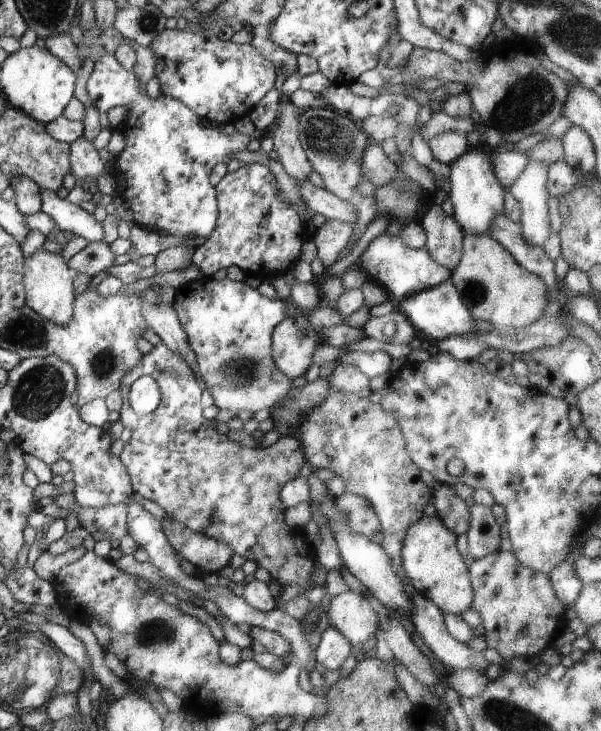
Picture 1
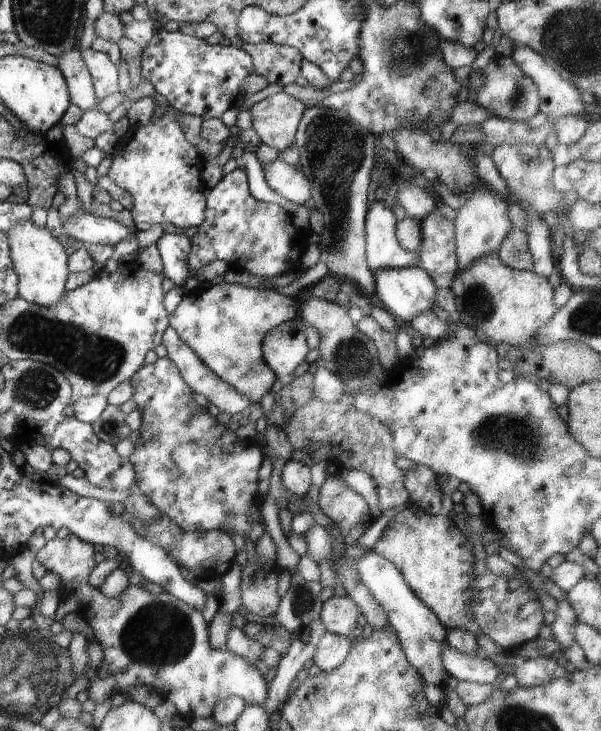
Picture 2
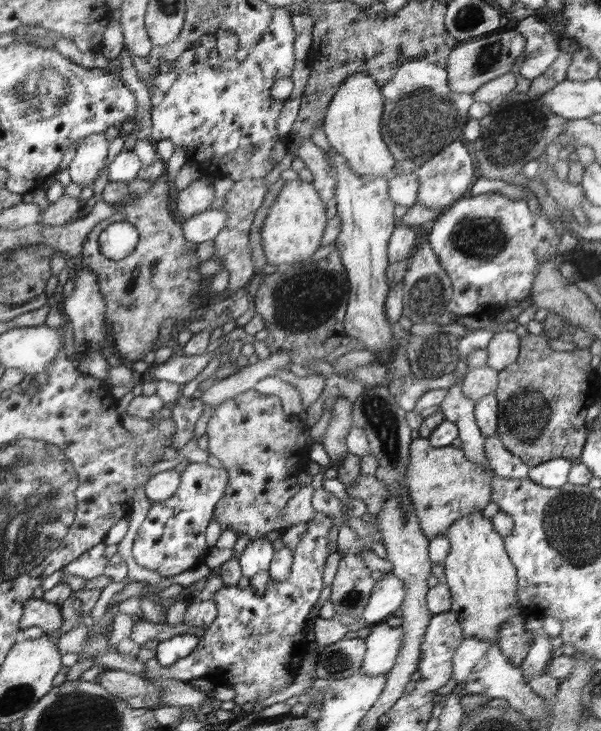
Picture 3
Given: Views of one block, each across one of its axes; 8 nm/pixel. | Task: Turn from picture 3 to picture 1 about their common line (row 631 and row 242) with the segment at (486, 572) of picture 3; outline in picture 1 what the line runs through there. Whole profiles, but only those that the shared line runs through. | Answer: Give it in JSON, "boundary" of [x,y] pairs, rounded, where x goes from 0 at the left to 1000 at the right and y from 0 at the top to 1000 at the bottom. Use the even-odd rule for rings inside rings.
{"boundary":[[[770,317],[765,360],[752,372],[750,389],[767,402],[792,438],[817,440],[824,449],[875,447],[895,439],[912,413],[908,389],[875,369],[825,327],[812,319]]]}

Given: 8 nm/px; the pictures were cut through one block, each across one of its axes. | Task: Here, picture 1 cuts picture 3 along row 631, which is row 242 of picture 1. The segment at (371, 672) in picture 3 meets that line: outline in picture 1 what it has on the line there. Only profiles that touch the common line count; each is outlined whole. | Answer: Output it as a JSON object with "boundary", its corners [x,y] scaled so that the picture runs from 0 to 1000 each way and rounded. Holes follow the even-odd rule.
{"boundary":[[[642,317],[616,331],[602,347],[596,364],[614,383],[631,387],[654,412],[676,412],[691,404],[729,393],[752,383],[752,372],[739,363],[720,356],[720,350],[709,339],[686,341],[662,324],[649,323]]]}

